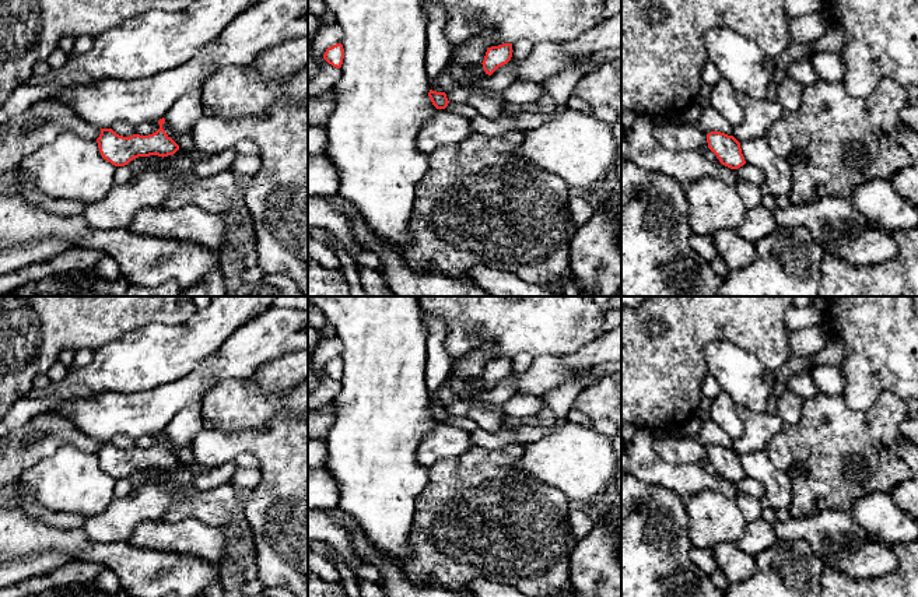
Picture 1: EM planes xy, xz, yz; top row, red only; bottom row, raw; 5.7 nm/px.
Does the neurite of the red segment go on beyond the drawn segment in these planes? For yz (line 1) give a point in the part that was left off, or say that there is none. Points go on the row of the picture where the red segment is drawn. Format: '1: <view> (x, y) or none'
1: none

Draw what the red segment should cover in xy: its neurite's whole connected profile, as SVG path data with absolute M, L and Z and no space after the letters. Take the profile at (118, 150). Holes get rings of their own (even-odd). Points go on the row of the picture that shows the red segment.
M160 119L158 123L160 129L148 136L123 137L112 129L101 129L97 143L102 158L115 166L125 166L139 157L158 155L164 158L174 155L179 145L162 129L165 119Z

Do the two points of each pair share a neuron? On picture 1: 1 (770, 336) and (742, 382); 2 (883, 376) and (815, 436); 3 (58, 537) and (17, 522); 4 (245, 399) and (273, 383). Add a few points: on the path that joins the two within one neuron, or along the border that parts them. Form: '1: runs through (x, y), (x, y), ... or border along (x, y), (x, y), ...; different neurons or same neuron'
1: border along (728, 340), (743, 346), (771, 371); different neurons
2: border along (840, 394), (858, 411), (865, 411), (880, 394); different neurons
3: runs through (48, 537), (32, 537), (27, 531); same neuron
4: border along (252, 376), (263, 392), (277, 392), (293, 385); different neurons

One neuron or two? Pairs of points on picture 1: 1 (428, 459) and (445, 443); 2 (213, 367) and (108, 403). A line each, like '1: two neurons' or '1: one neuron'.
1: one neuron
2: one neuron

